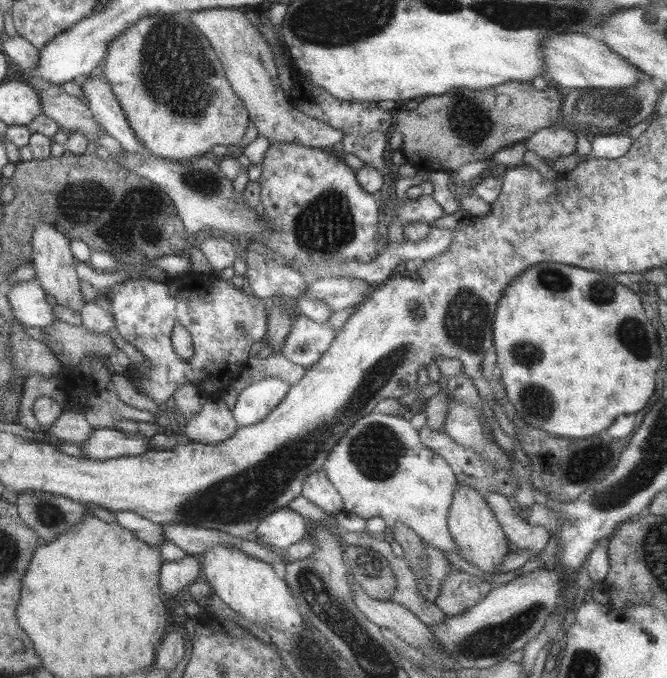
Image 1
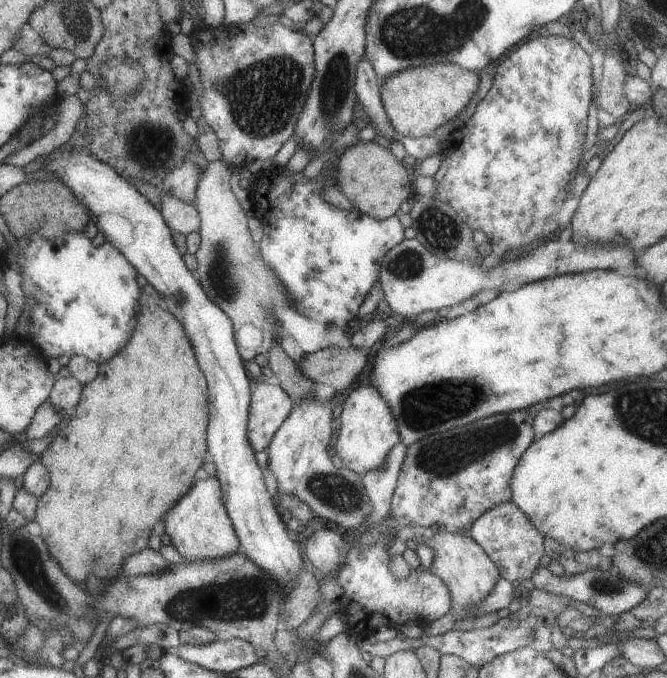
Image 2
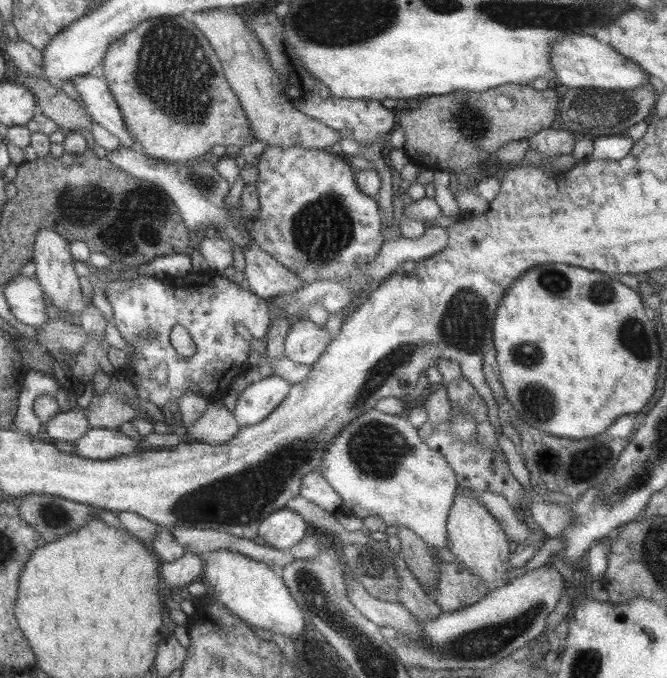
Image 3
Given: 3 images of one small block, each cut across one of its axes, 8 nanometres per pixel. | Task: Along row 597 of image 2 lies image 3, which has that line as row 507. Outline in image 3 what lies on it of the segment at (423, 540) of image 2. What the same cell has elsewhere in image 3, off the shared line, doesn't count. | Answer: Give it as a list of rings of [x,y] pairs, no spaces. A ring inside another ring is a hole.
[[[455,492],[451,508],[446,518],[447,548],[457,558],[459,563],[464,564],[471,570],[473,575],[483,581],[483,585],[489,591],[505,586],[511,578],[508,573],[512,569],[507,559],[510,558],[512,543],[503,532],[499,521],[487,511],[485,505],[473,499],[469,493]]]

